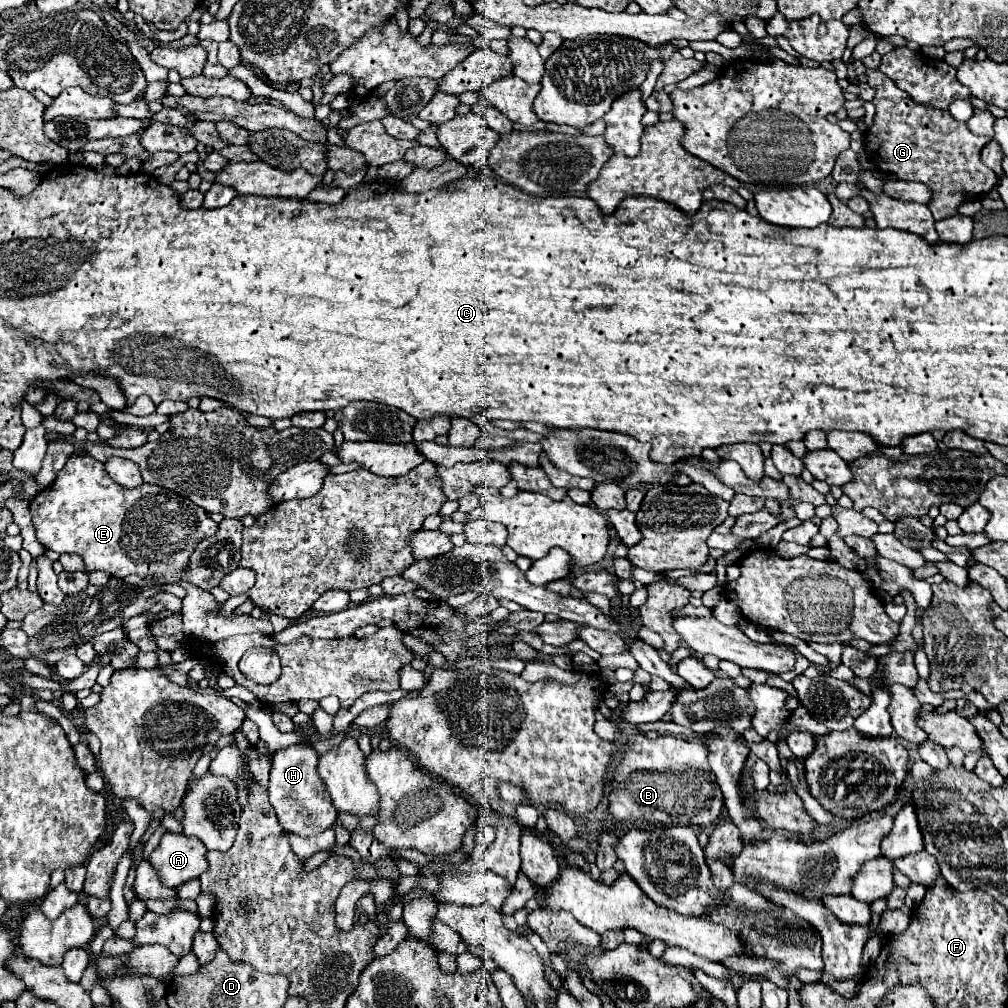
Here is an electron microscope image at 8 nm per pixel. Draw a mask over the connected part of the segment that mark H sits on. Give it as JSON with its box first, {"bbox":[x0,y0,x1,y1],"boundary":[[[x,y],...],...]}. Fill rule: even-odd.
{"bbox":[269,746,337,836],"boundary":[[[287,746],[273,754],[271,782],[269,782],[269,800],[277,812],[279,824],[295,836],[313,836],[333,826],[337,812],[331,804],[329,792],[317,772],[319,754],[311,746]]]}

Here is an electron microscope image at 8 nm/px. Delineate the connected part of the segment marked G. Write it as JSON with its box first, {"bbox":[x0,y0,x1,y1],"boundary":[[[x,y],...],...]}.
{"bbox":[865,70,997,220],"boundary":[[[867,70],[867,84],[875,90],[873,104],[877,108],[873,128],[865,136],[865,152],[873,168],[899,180],[921,182],[931,190],[929,210],[935,220],[957,214],[957,206],[971,196],[993,190],[997,174],[981,162],[981,148],[989,144],[989,136],[969,132],[965,122],[953,120],[947,110],[915,104],[889,76],[879,70]]]}

